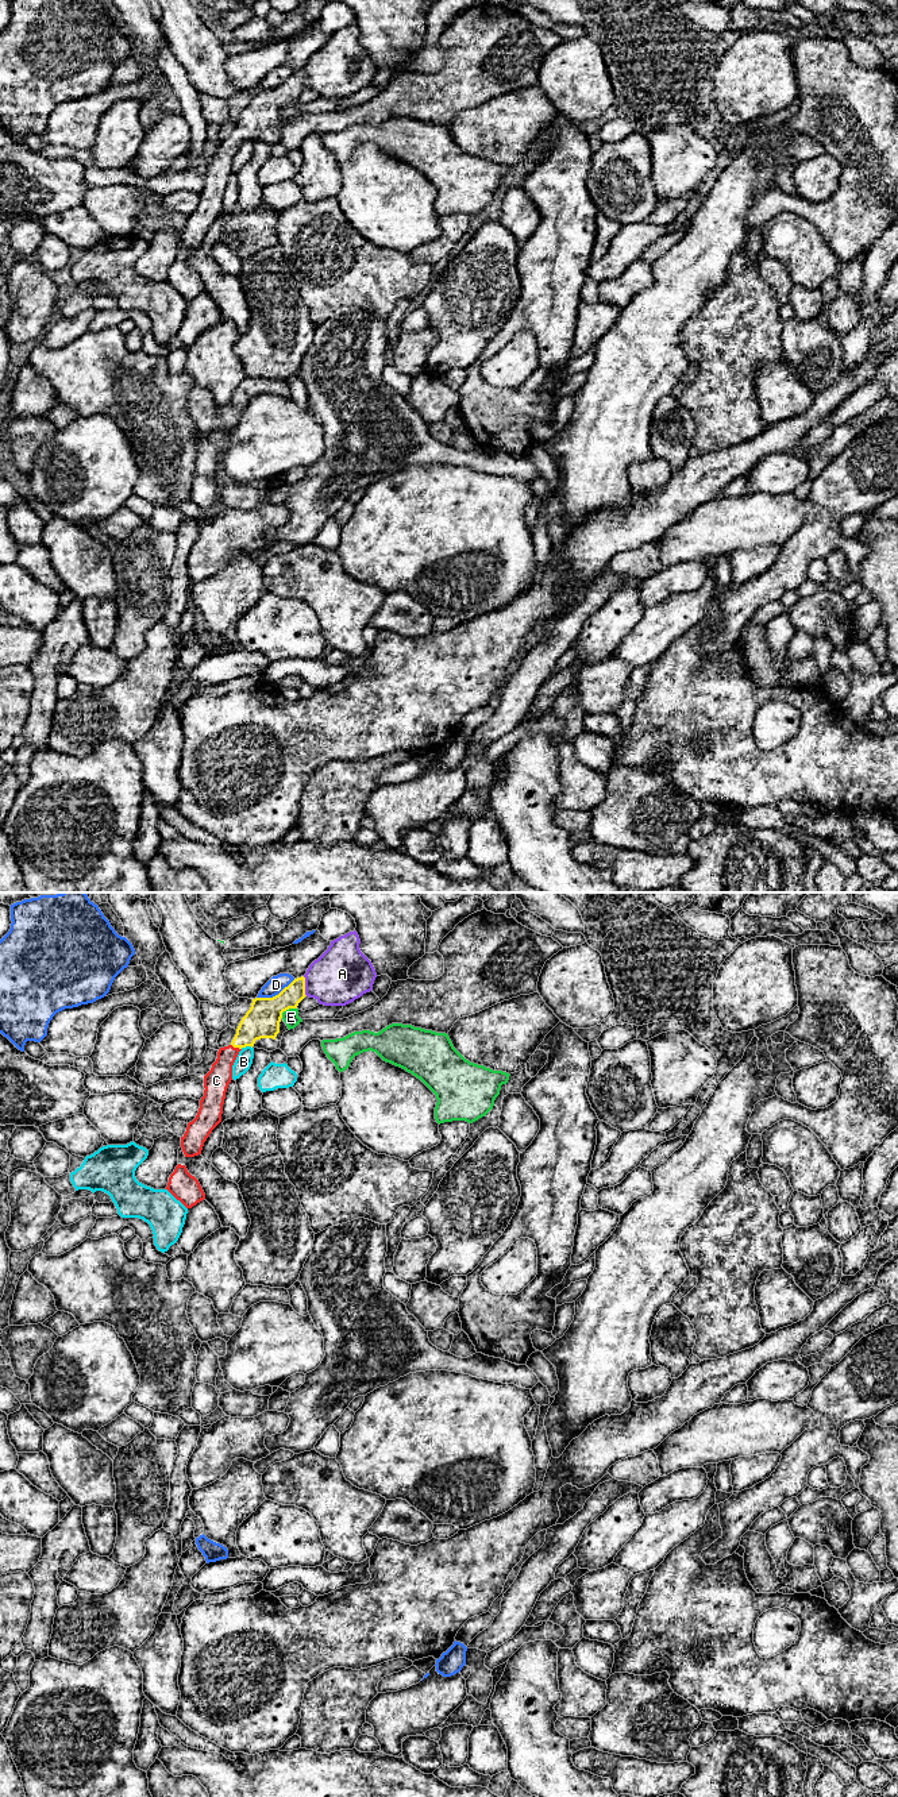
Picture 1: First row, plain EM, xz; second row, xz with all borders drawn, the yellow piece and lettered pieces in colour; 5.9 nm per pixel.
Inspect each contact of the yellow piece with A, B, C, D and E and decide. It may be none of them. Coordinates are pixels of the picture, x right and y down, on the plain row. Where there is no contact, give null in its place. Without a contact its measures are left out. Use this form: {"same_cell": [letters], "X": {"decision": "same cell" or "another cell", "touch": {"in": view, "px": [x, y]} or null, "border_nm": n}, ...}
{"same_cell": ["C"], "A": {"decision": "another cell", "touch": {"in": "xz", "px": [304, 78]}, "border_nm": 120}, "B": {"decision": "another cell", "touch": {"in": "xz", "px": [246, 138]}, "border_nm": 70}, "C": {"decision": "same cell", "touch": {"in": "xz", "px": [236, 139]}, "border_nm": 70}, "D": {"decision": "another cell", "touch": {"in": "xz", "px": [276, 88]}, "border_nm": 260}, "E": {"decision": "another cell", "touch": {"in": "xz", "px": [286, 101]}, "border_nm": 110}}

